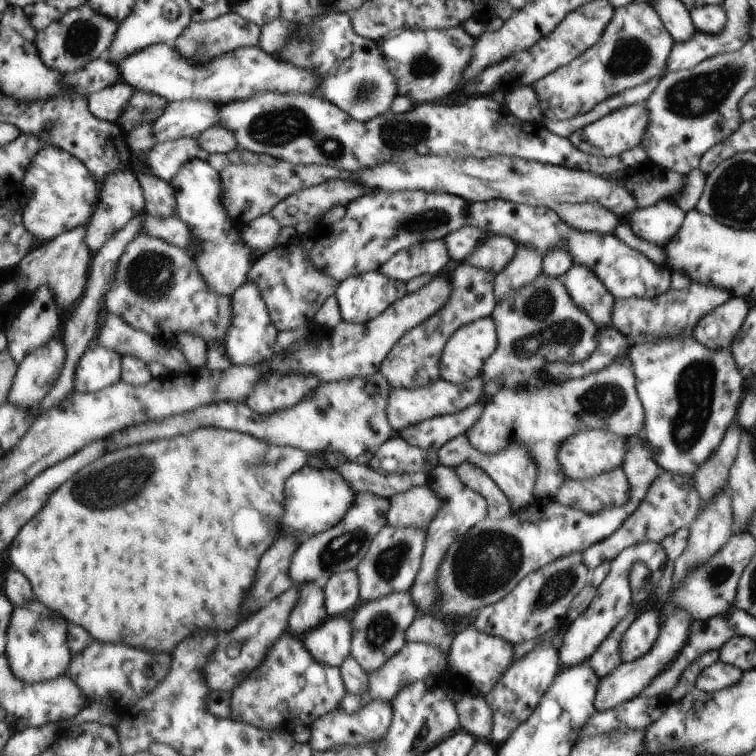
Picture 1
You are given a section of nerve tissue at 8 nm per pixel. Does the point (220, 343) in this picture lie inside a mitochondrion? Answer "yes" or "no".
no

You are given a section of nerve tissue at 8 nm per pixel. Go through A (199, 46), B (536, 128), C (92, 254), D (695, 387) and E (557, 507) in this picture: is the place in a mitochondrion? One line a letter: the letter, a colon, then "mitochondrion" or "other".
A: mitochondrion
B: other
C: other
D: mitochondrion
E: other

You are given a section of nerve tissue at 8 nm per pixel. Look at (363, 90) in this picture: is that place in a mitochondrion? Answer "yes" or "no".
yes

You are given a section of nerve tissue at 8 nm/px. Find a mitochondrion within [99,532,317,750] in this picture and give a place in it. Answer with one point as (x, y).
(173, 697)

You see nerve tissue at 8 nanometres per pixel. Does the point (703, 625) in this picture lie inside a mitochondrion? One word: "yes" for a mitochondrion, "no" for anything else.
no

